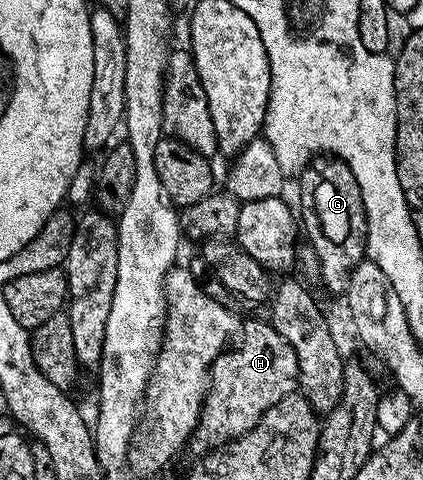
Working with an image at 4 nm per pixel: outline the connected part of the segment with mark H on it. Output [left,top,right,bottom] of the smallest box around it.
[189,320,298,455]

